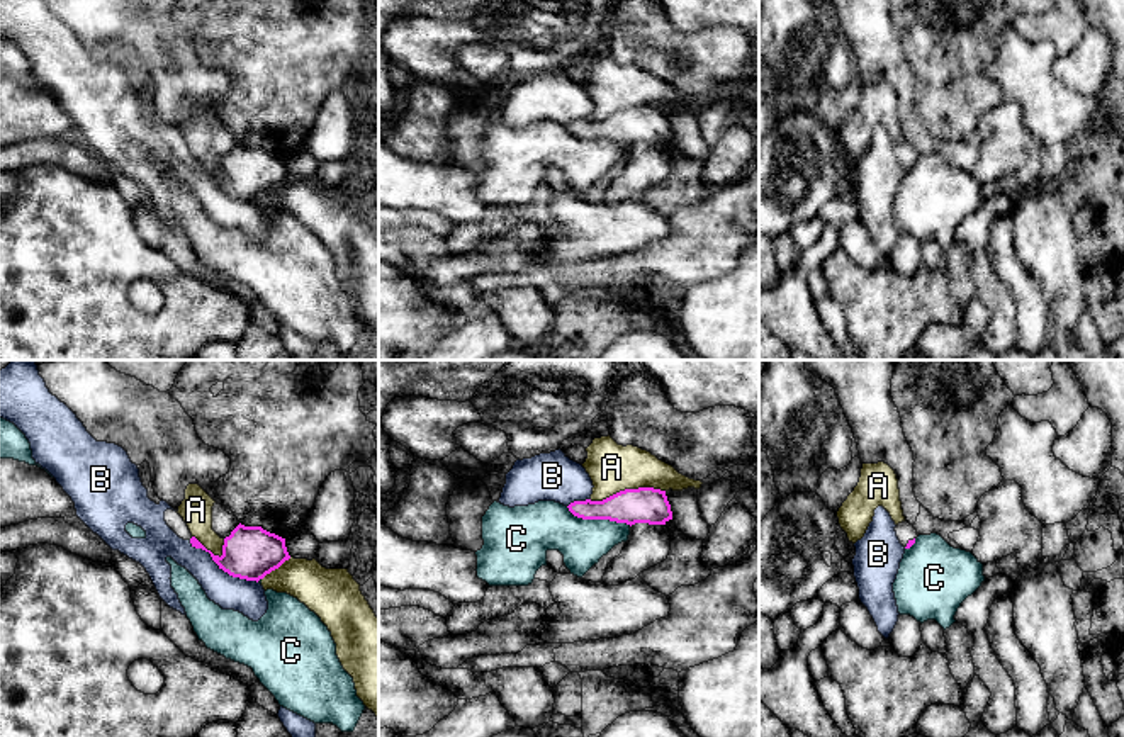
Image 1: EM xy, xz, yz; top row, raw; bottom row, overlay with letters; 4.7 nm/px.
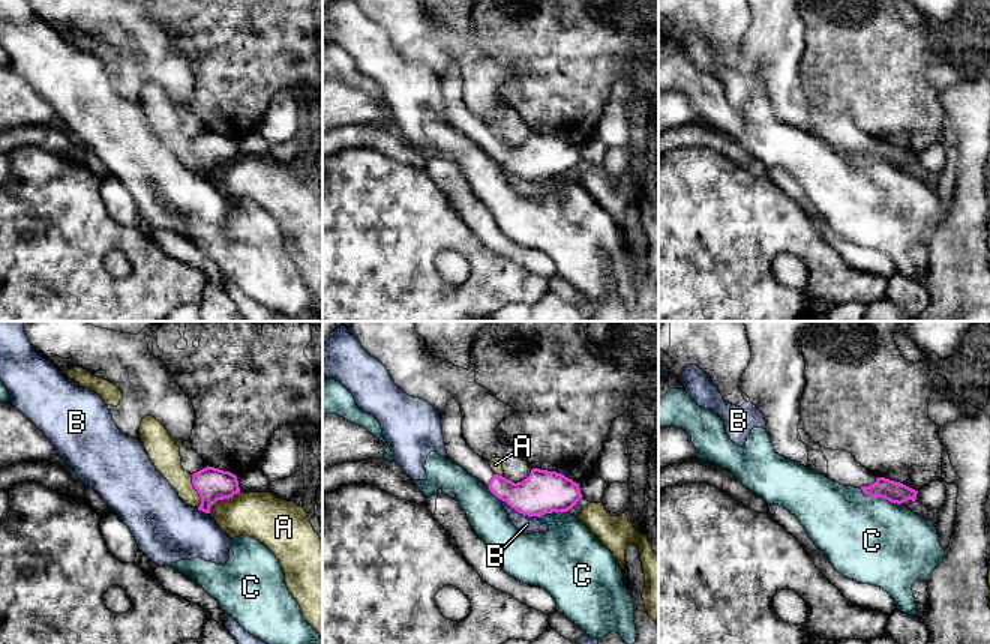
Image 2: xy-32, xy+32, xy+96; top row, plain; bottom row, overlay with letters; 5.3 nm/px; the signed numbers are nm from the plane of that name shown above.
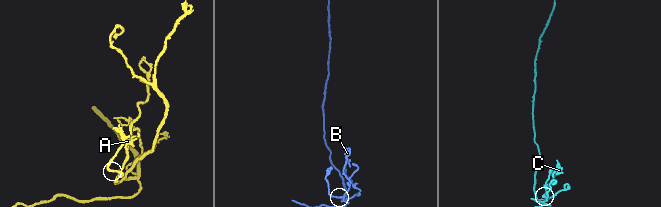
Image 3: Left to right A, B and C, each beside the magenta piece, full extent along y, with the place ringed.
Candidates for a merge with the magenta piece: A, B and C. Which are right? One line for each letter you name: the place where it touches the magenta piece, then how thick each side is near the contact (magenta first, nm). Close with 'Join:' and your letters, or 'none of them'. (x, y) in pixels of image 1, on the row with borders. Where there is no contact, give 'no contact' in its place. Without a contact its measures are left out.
Join: none of them

